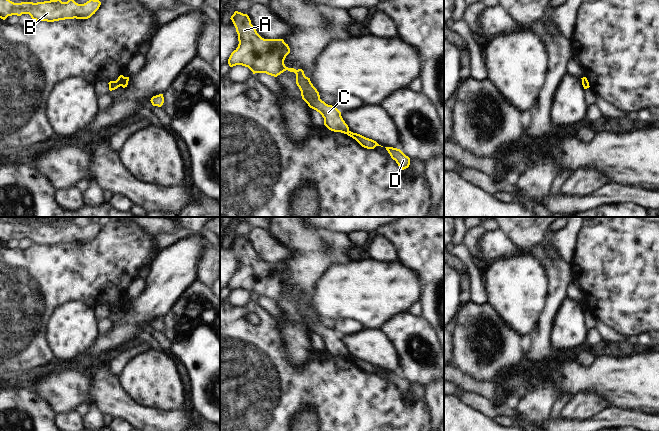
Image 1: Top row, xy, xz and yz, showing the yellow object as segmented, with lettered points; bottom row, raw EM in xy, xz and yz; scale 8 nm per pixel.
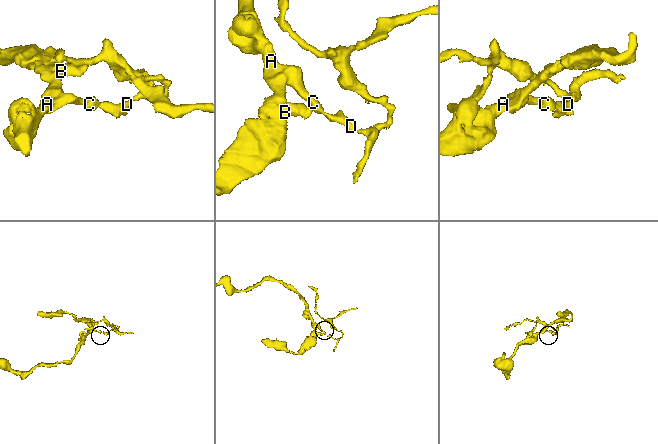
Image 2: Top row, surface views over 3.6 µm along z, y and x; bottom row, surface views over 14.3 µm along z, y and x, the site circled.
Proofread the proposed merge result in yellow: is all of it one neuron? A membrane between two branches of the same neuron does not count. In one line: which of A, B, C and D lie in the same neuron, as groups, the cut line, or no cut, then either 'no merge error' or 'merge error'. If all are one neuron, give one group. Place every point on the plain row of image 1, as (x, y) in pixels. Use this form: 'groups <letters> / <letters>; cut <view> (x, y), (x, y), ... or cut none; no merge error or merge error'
groups A B C / D; cut xz (349, 355), (346, 357); merge error

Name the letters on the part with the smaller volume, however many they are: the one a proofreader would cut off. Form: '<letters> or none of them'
D

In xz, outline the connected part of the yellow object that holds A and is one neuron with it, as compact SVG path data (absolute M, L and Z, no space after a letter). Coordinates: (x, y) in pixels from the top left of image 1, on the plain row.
M235 235L230 242L238 258L238 271L231 277L230 291L242 289L248 291L253 298L266 297L277 301L288 294L296 298L296 308L301 315L302 323L308 330L319 336L324 342L324 349L331 355L347 358L349 351L343 344L341 336L320 323L319 316L302 293L288 292L284 288L290 277L288 268L283 263L264 263L251 248L247 238Z

